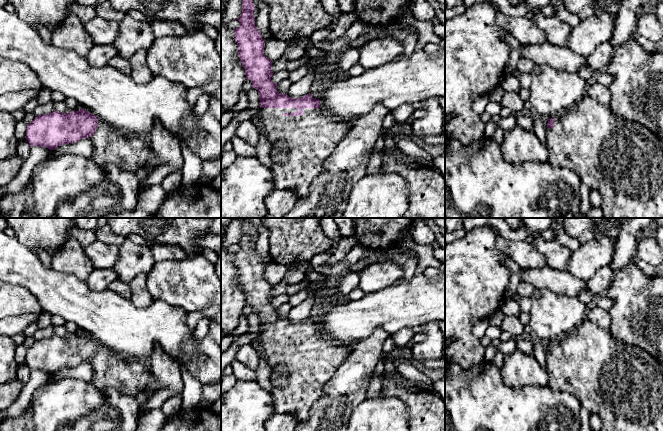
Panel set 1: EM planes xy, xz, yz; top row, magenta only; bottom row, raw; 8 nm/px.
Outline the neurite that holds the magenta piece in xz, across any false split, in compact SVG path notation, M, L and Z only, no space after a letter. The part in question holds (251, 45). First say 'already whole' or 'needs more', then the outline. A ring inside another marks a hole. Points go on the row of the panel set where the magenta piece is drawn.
needs more; M242 0L242 13L238 20L240 26L234 30L235 41L239 47L238 56L246 71L246 78L252 82L252 88L260 95L260 111L265 133L272 146L283 143L288 150L285 163L273 163L274 186L279 190L294 192L298 199L306 198L312 182L320 174L324 161L334 152L337 144L353 126L353 121L338 121L329 116L322 106L320 98L309 93L300 98L290 98L277 91L277 83L271 81L272 60L264 54L265 42L255 26L254 3Z

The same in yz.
needs more; M588 95L575 106L548 118L545 144L549 150L548 161L574 170L581 183L600 193L604 218L663 218L663 140L643 125L615 115L610 106Z

